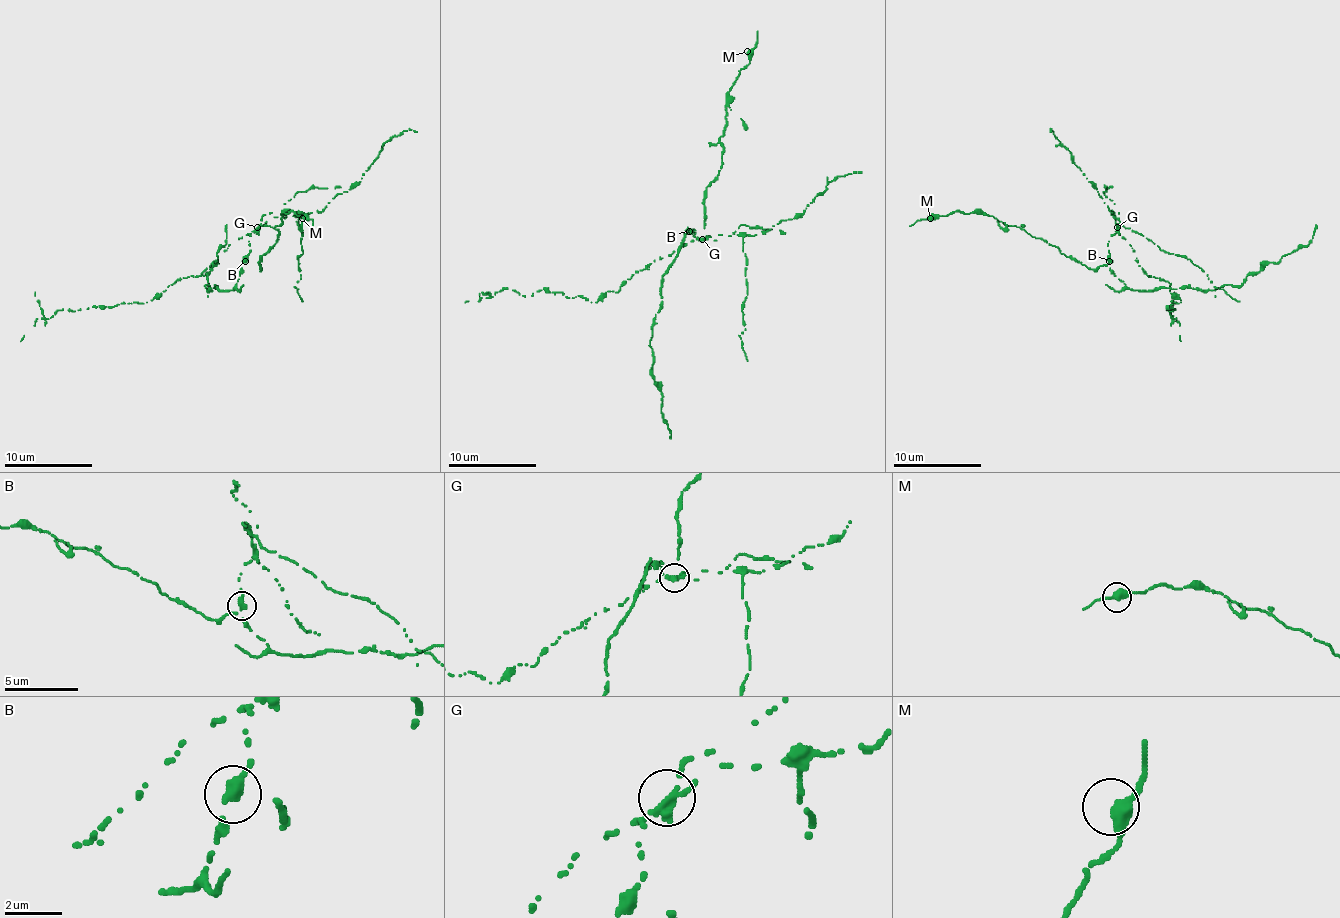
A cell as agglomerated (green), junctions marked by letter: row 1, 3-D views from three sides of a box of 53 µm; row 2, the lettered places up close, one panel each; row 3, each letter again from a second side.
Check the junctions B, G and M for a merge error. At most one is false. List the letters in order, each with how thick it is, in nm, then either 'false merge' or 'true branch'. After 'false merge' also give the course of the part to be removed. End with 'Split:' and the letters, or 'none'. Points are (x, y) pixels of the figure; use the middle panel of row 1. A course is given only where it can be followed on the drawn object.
B: 300 nm thick; true branch
G: 320 nm thick; false merge; foreign part runs (702, 239), (654, 259), (596, 301), (543, 288), (532, 295), (503, 288), (465, 301)
M: 380 nm thick; true branch
Split: G

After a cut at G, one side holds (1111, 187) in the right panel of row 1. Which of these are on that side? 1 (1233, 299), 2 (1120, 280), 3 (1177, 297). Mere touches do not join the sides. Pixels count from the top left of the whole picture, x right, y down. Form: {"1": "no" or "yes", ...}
{"1": "no", "2": "yes", "3": "no"}

